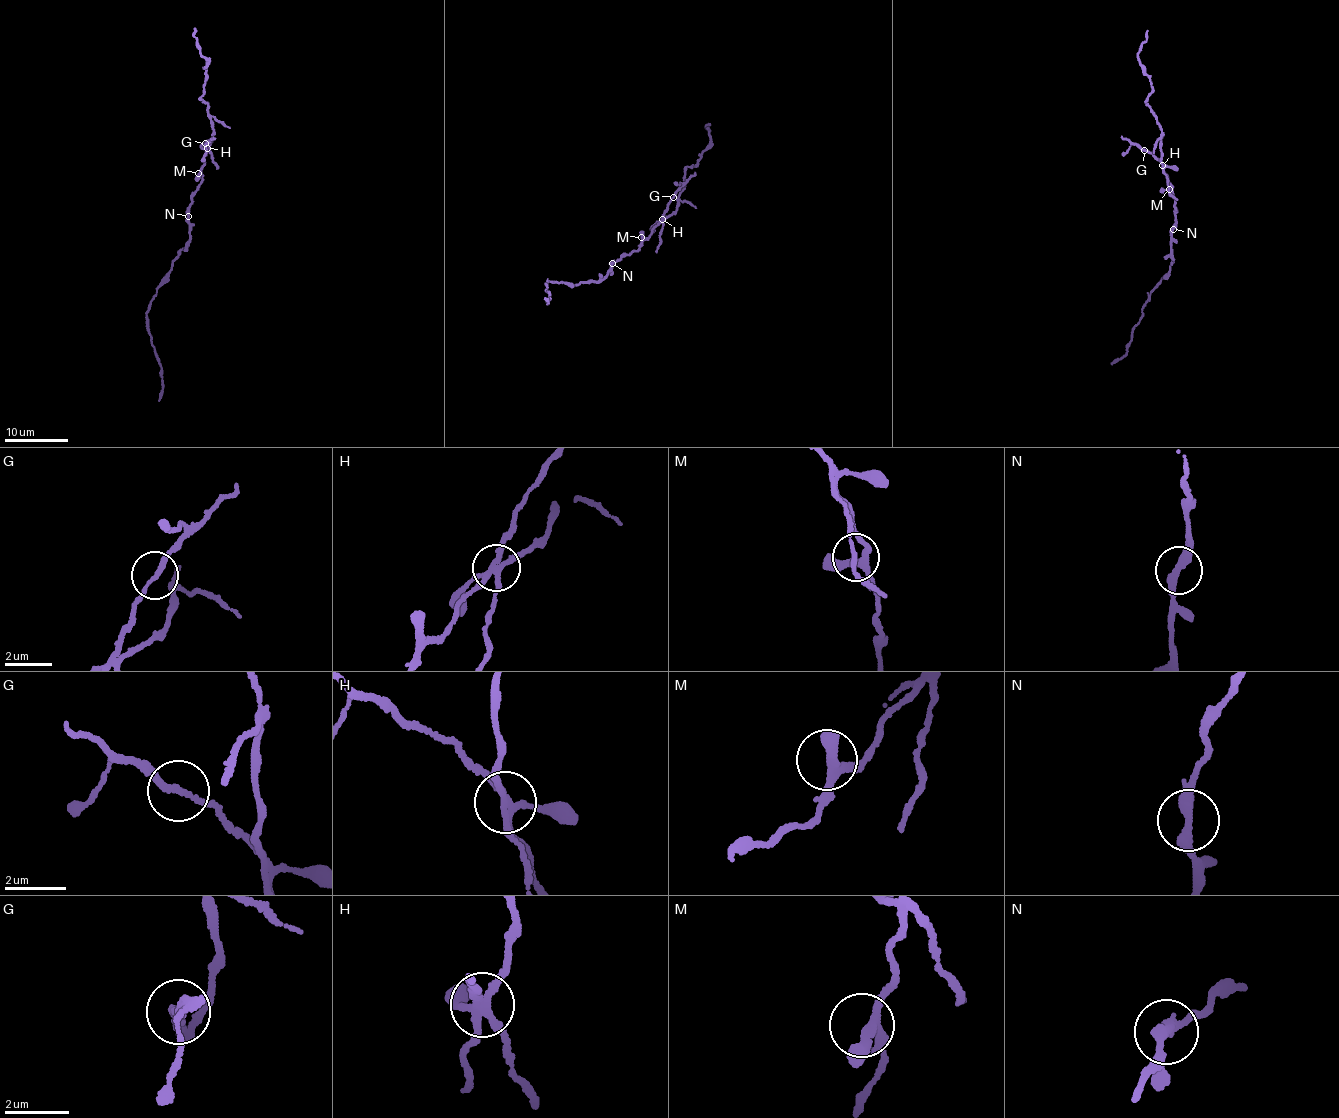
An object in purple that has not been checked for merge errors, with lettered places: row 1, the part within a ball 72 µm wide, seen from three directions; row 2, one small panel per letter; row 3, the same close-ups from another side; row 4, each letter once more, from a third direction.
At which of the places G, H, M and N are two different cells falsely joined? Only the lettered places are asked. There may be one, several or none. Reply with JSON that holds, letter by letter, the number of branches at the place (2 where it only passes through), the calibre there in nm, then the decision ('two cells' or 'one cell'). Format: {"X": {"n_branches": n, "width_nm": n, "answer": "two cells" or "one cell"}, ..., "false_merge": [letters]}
{"G": {"n_branches": 2, "width_nm": 200, "answer": "two cells"}, "H": {"n_branches": 5, "width_nm": 240, "answer": "two cells"}, "M": {"n_branches": 3, "width_nm": 240, "answer": "one cell"}, "N": {"n_branches": 2, "width_nm": 320, "answer": "one cell"}, "false_merge": ["G", "H"]}

